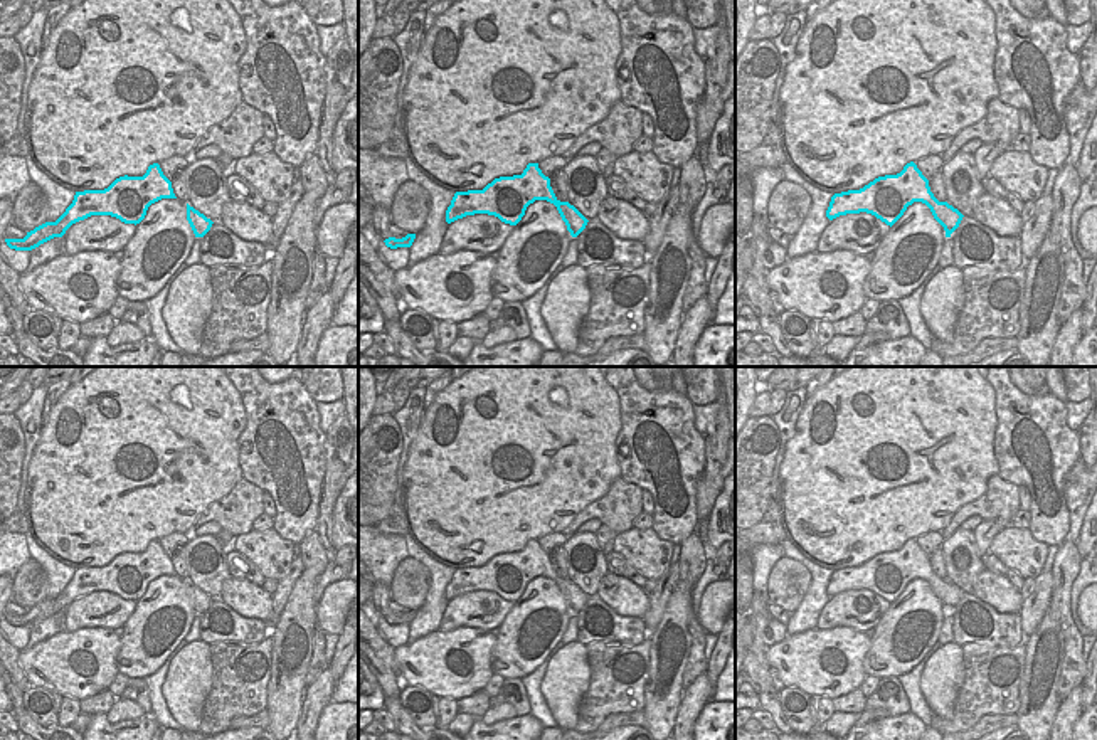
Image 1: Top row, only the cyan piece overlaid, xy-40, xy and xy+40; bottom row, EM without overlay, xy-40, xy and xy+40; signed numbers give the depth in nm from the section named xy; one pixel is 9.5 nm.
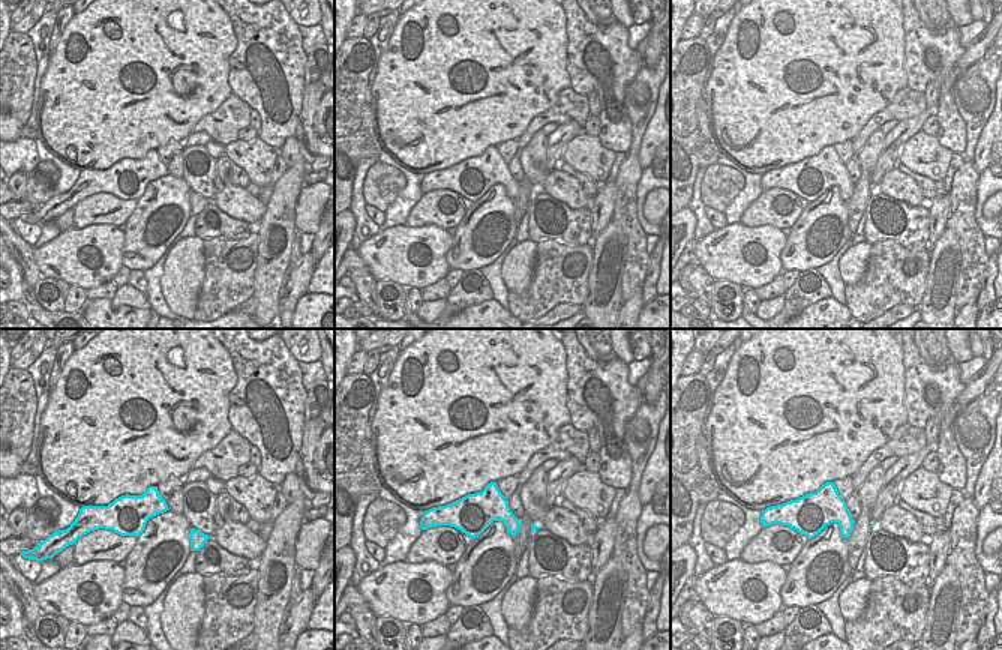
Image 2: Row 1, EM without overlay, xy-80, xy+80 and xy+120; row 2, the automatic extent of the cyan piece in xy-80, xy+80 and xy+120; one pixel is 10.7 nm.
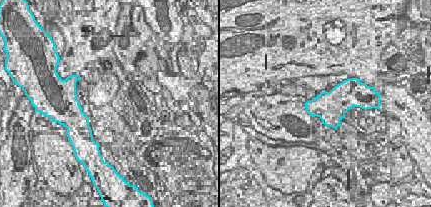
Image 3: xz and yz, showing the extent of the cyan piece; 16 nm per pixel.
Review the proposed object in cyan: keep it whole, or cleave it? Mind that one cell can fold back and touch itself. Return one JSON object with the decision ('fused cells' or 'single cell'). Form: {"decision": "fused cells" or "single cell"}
{"decision": "single cell"}

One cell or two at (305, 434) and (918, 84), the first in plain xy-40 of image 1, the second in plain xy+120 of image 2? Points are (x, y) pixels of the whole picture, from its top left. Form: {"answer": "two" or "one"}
{"answer": "one"}

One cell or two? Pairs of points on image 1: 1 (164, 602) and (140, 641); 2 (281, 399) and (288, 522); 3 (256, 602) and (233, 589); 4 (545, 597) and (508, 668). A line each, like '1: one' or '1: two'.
1: one
2: one
3: one
4: one

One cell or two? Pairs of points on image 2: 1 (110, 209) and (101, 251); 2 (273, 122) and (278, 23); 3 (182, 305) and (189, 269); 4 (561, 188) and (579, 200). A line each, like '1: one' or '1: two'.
1: two
2: one
3: one
4: one

